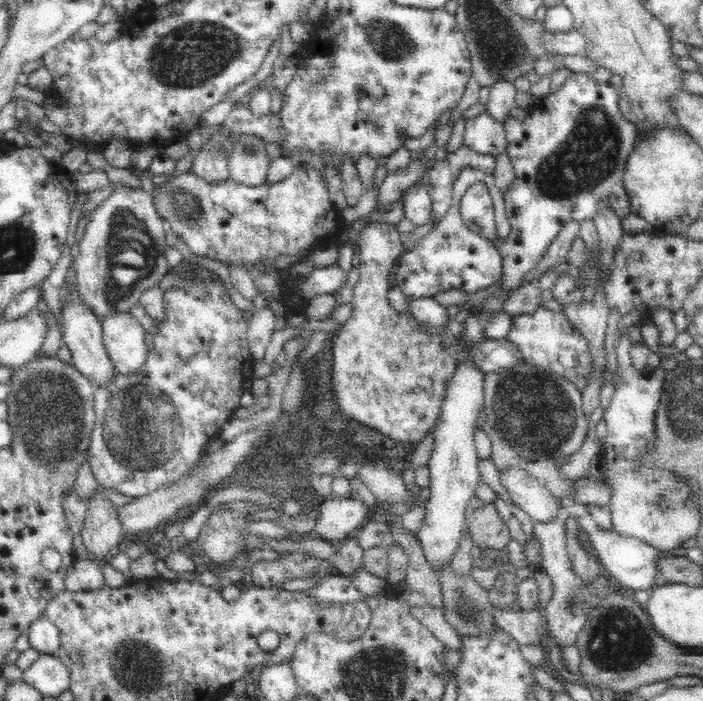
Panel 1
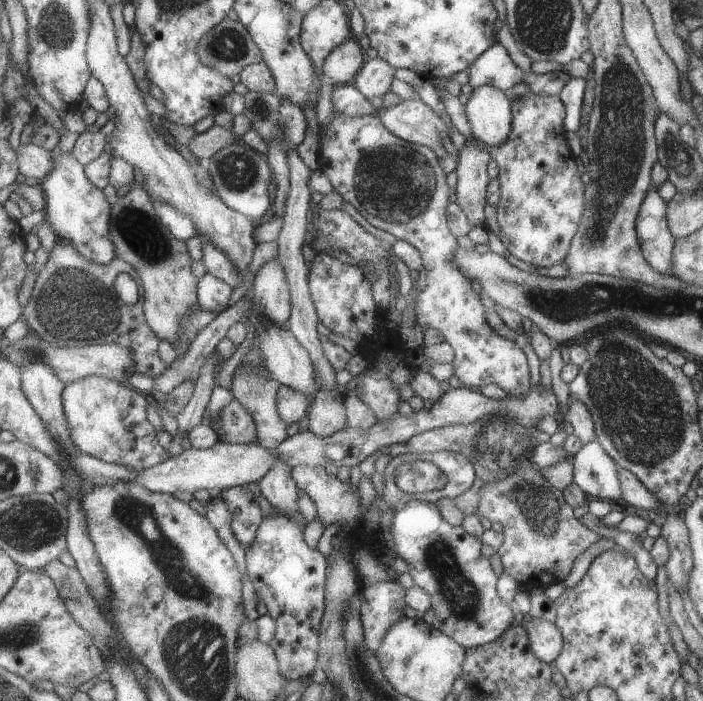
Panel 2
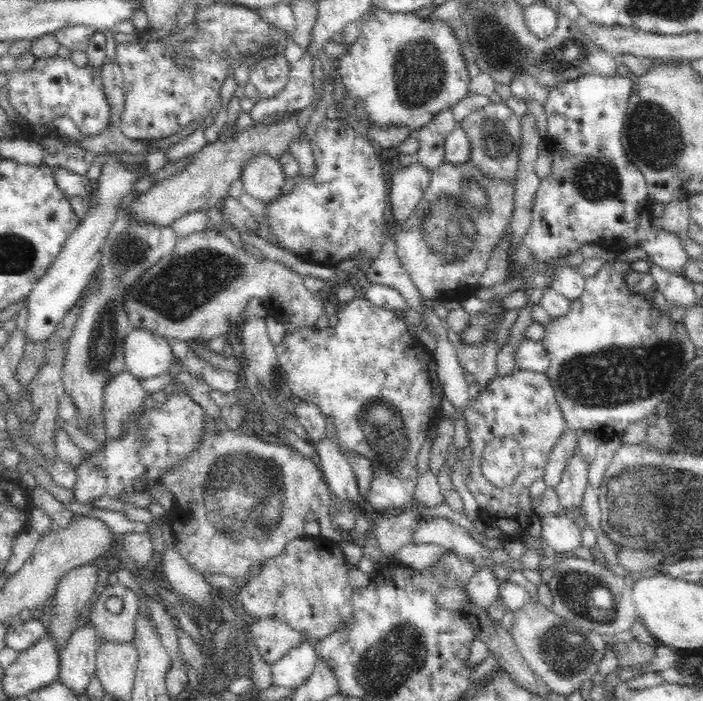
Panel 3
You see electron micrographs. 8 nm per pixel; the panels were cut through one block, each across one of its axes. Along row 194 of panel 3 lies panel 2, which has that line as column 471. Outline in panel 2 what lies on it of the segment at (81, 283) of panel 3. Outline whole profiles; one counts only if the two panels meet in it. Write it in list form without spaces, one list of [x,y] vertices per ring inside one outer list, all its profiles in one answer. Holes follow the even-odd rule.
[[[492,85],[474,87],[465,106],[473,136],[476,140],[482,141],[490,148],[501,145],[510,138],[513,130],[513,101],[505,91]]]

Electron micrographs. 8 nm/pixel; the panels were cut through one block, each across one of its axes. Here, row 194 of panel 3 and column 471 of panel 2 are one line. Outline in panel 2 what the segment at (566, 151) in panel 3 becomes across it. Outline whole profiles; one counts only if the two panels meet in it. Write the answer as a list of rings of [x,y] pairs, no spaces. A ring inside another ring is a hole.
[[[410,502],[406,508],[395,512],[391,529],[396,555],[410,564],[410,574],[416,584],[428,590],[433,596],[433,609],[429,610],[425,617],[432,626],[443,630],[466,648],[485,645],[492,640],[496,641],[504,630],[511,627],[510,624],[514,620],[512,608],[510,605],[504,604],[496,592],[496,582],[499,578],[494,574],[490,560],[486,560],[482,556],[482,542],[471,535],[464,525],[453,525],[449,520],[446,520],[438,503]]]

